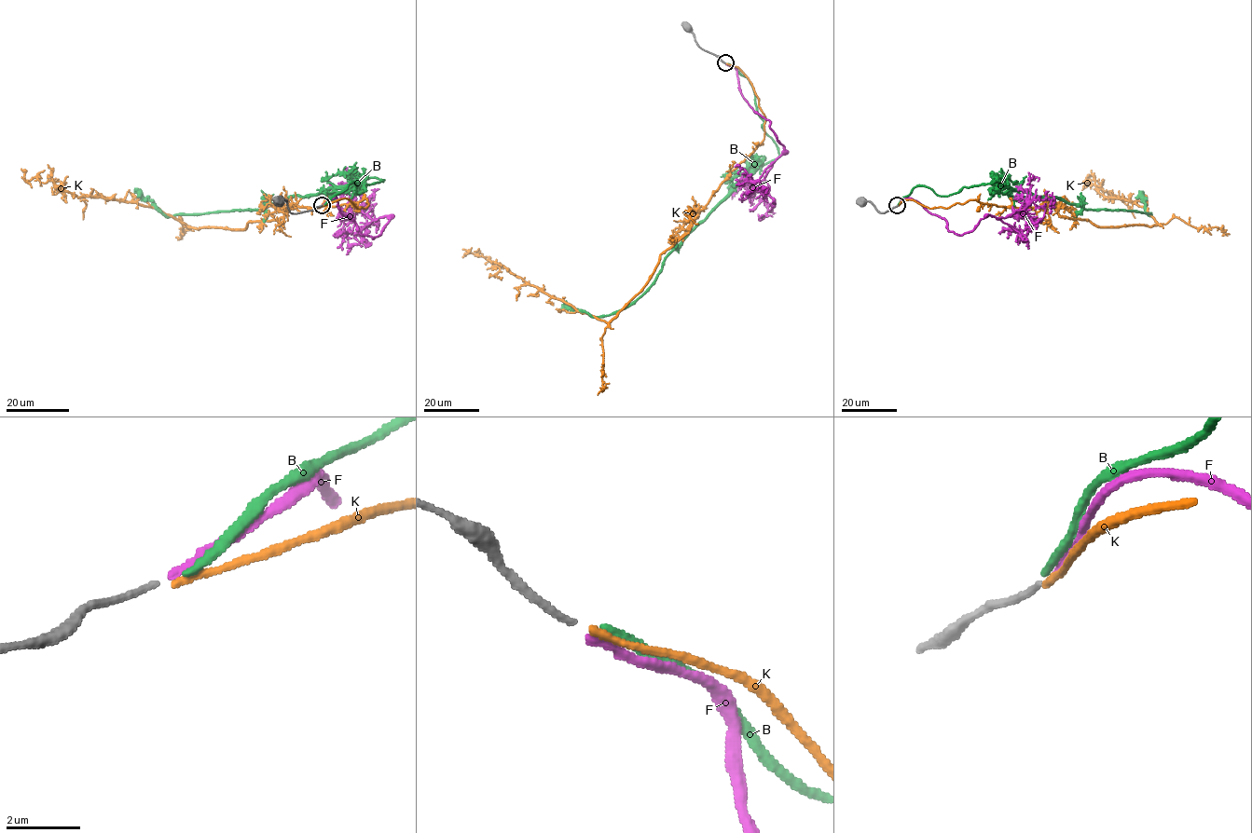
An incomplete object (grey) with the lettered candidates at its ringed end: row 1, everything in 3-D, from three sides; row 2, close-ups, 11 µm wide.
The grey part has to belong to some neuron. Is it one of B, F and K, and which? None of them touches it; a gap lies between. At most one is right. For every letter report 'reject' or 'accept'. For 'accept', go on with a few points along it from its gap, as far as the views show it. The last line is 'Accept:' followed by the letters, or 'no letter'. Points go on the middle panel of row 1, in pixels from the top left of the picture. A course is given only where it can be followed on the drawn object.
B: reject
F: reject
K: reject
Accept: no letter

